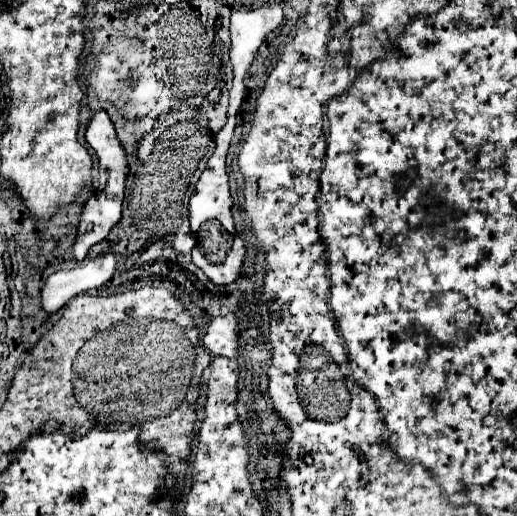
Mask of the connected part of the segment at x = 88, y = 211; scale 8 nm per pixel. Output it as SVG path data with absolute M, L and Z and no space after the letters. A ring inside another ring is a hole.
M97 111L95 113L95 117L91 119L91 123L87 127L85 139L87 139L87 143L93 147L93 151L99 157L99 185L95 189L95 195L85 203L83 213L81 213L77 243L73 245L73 253L75 253L77 261L85 259L89 247L99 243L99 241L103 241L109 235L111 227L121 221L123 195L125 195L125 179L127 179L127 173L129 173L127 155L123 151L123 145L117 139L115 127L113 127L113 123L111 123L111 119L109 119L109 115L105 111Z

